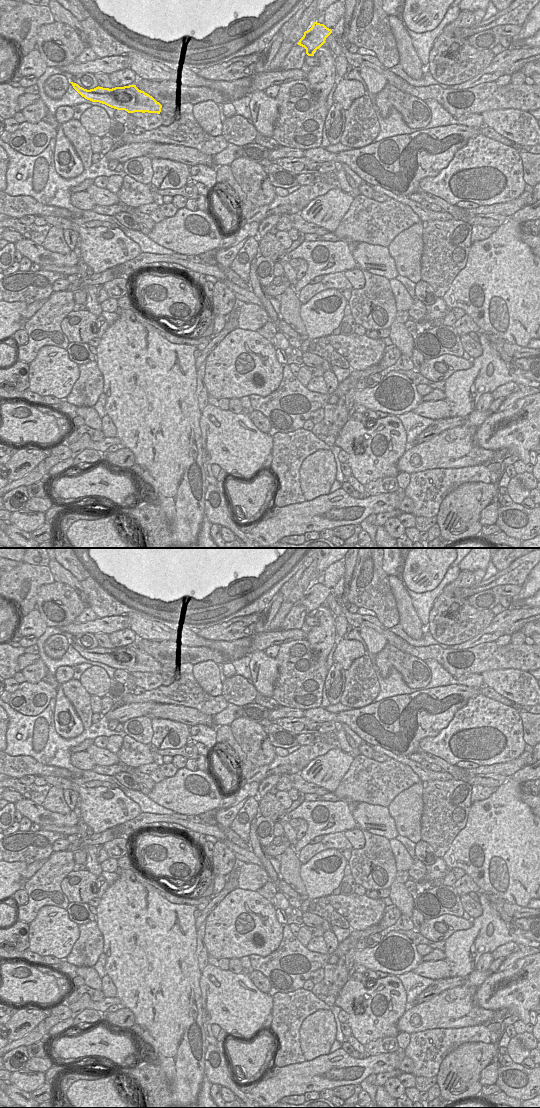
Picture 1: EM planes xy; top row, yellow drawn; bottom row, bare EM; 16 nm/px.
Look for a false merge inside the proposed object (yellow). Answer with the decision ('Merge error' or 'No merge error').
Merge error

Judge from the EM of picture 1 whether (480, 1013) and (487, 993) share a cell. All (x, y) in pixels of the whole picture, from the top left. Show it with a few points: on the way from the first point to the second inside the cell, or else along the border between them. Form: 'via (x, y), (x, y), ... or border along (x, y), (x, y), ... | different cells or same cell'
border along (476, 988), (475, 1005), (505, 1010) | different cells

